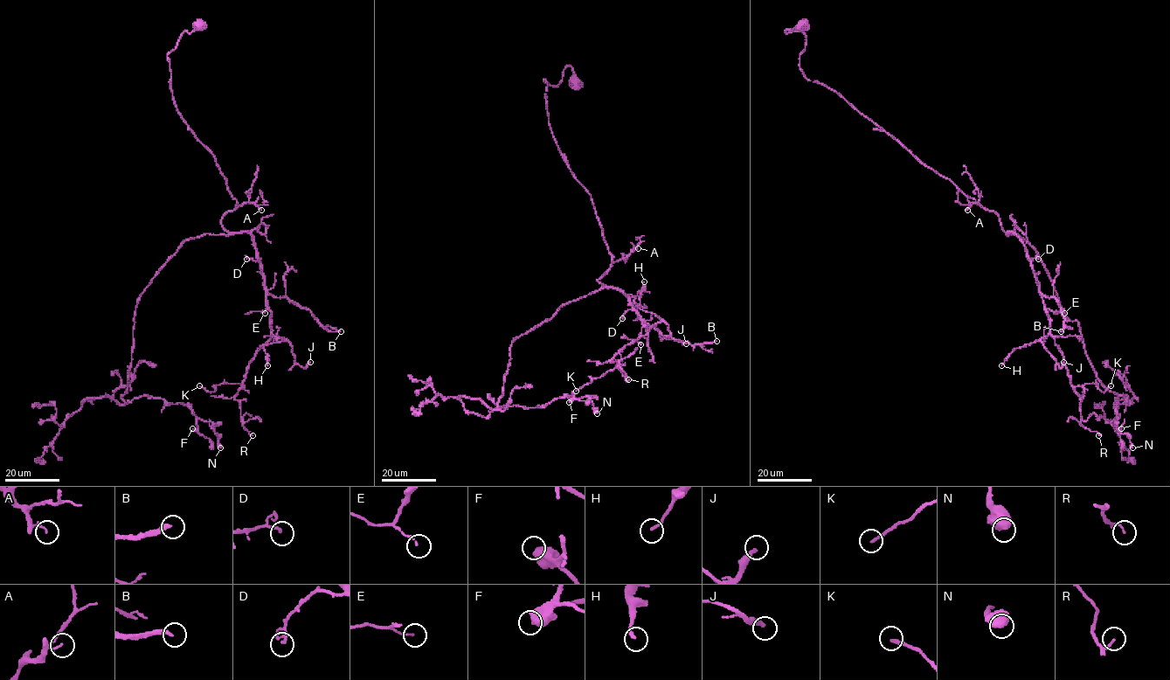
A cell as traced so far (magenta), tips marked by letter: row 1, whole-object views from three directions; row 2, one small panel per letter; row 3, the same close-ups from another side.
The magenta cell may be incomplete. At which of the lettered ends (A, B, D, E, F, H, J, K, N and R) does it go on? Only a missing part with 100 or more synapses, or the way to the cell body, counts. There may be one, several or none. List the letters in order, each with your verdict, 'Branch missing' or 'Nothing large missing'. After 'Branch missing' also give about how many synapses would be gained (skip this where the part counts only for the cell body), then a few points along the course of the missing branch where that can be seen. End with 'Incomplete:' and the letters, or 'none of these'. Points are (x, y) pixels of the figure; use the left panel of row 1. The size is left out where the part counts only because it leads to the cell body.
A: Nothing large missing
B: Nothing large missing
D: Nothing large missing
E: Nothing large missing
F: Nothing large missing
H: Nothing large missing
J: Nothing large missing
K: Nothing large missing
N: Nothing large missing
R: Nothing large missing
Incomplete: none of these

